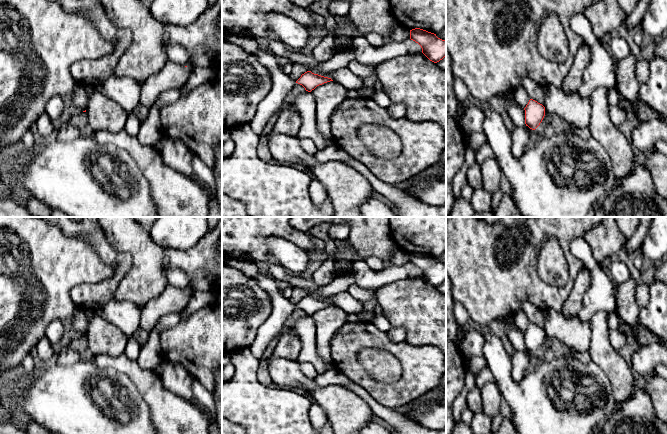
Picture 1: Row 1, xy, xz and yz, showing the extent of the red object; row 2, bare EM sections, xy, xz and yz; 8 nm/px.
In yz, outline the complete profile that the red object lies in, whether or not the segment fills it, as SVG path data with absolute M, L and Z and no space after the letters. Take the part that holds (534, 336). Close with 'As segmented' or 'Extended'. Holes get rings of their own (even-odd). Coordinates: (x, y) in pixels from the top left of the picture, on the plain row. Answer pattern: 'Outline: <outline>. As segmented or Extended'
Outline: M530 323L524 334L526 350L535 354L545 340L545 331L537 325Z. As segmented

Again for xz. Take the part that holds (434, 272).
Outline: M415 252L410 254L410 263L418 267L422 277L434 287L446 280L446 265L438 262L434 257Z. As segmented

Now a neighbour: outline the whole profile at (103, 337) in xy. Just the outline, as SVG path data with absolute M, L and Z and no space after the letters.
M94 313L88 323L86 334L88 349L96 356L107 354L119 356L124 353L128 337L115 325Z

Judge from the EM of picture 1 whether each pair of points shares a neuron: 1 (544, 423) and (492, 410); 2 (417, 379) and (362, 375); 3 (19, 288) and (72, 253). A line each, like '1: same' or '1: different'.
1: different
2: same
3: same

